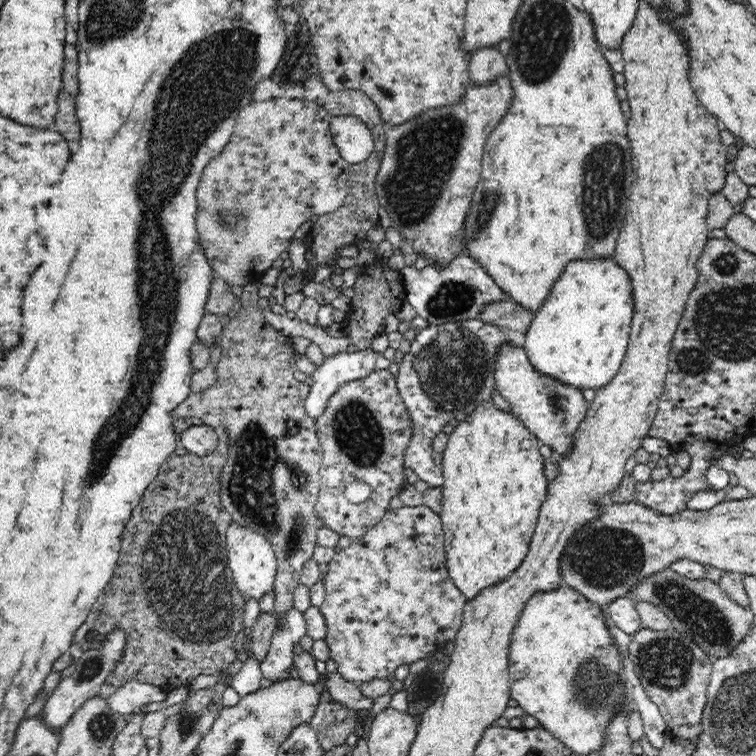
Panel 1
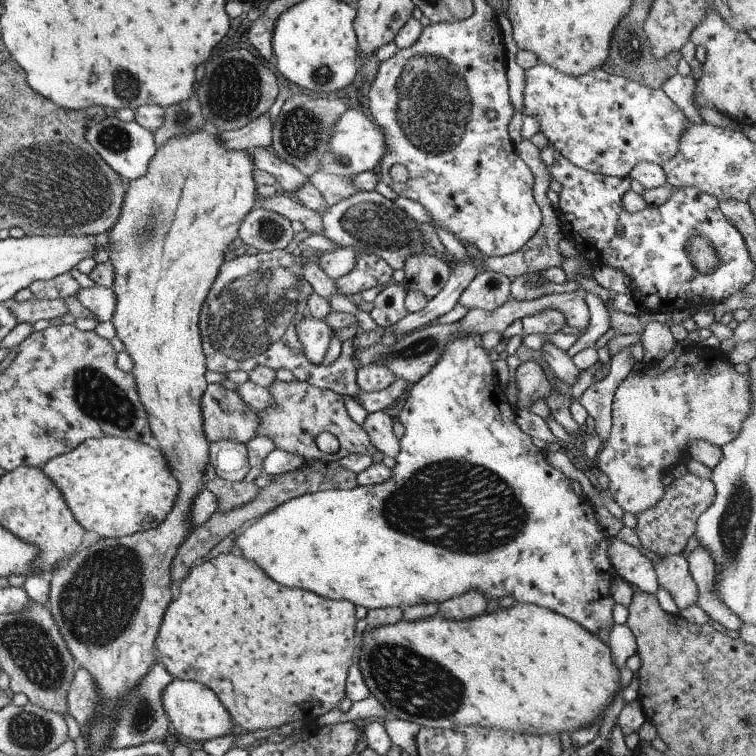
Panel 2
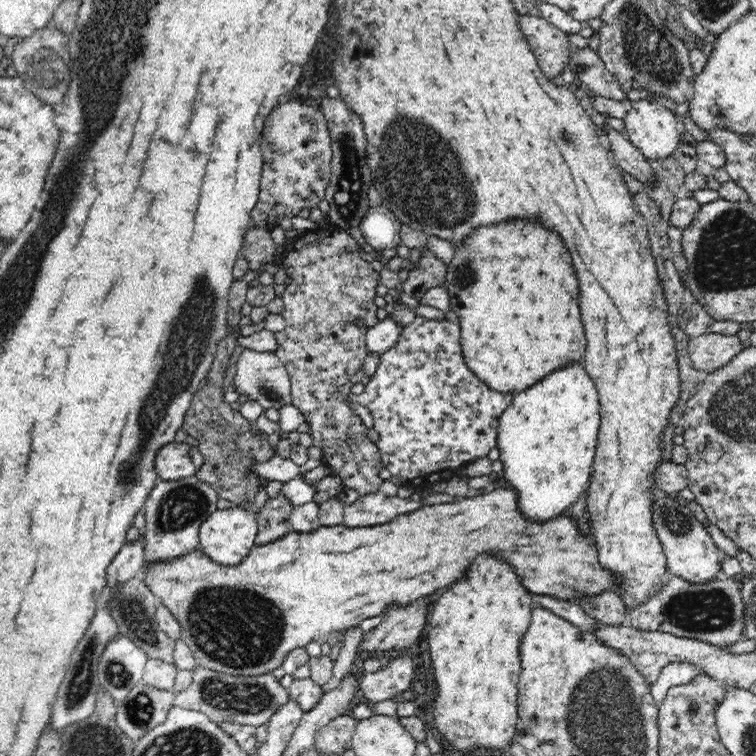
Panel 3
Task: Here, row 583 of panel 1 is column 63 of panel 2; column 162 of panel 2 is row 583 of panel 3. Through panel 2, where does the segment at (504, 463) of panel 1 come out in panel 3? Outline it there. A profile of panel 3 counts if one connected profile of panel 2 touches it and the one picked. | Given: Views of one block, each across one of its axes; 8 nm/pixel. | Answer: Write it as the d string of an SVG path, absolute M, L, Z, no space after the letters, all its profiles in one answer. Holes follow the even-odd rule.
M480 554L465 571L465 576L460 581L452 584L449 588L444 589L438 602L434 604L434 610L430 612L427 619L427 626L425 636L428 639L428 646L430 647L431 663L433 666L435 697L434 700L434 720L435 727L441 732L443 737L450 744L454 745L456 750L464 754L470 754L476 748L491 748L492 750L505 750L508 749L513 738L517 734L516 722L518 722L518 682L519 672L521 671L521 658L520 658L520 642L526 634L527 628L531 623L532 593L526 590L522 585L522 581L518 579L514 569L507 563L497 558L493 554Z

